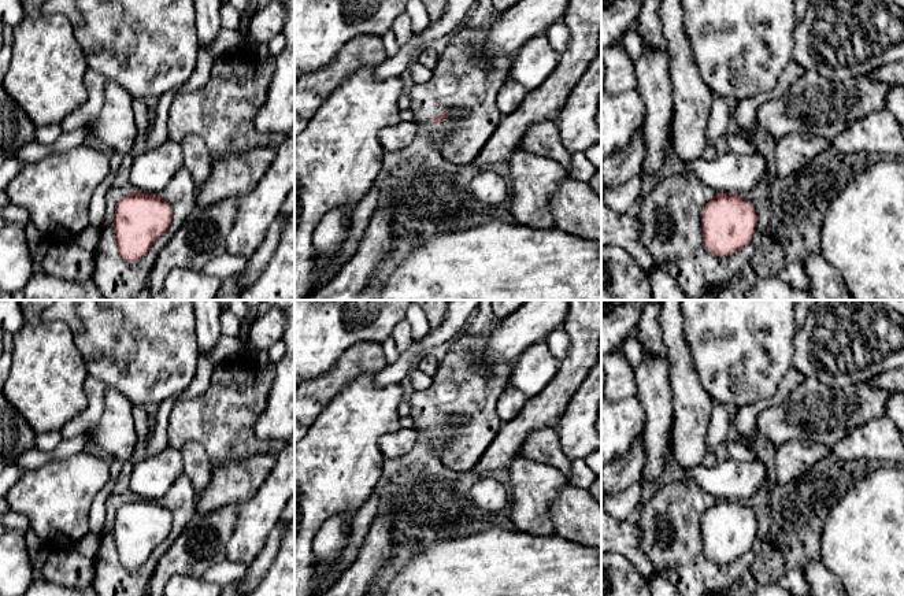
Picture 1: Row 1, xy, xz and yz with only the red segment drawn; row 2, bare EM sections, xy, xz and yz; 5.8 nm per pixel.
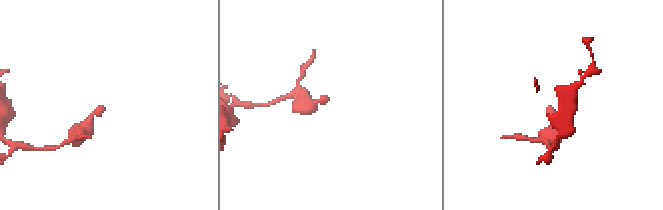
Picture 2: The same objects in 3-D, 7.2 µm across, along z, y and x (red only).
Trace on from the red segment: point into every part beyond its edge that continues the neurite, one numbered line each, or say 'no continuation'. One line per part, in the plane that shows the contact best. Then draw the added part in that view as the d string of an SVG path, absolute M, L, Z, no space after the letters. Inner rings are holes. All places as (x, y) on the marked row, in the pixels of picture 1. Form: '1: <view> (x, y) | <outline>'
no continuation

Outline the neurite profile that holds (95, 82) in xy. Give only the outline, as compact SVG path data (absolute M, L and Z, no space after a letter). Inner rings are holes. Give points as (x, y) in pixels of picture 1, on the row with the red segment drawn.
M88 69L84 82L89 97L84 105L68 114L59 125L63 133L73 132L95 121L104 104L104 88L108 79L103 74Z

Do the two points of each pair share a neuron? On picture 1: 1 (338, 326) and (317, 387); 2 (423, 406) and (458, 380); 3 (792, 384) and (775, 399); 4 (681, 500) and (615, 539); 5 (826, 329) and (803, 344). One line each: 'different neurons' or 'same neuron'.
1: different neurons
2: same neuron
3: same neuron
4: different neurons
5: same neuron

